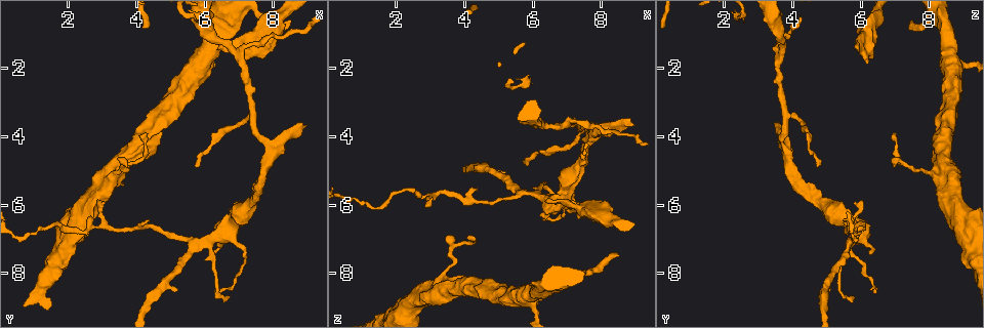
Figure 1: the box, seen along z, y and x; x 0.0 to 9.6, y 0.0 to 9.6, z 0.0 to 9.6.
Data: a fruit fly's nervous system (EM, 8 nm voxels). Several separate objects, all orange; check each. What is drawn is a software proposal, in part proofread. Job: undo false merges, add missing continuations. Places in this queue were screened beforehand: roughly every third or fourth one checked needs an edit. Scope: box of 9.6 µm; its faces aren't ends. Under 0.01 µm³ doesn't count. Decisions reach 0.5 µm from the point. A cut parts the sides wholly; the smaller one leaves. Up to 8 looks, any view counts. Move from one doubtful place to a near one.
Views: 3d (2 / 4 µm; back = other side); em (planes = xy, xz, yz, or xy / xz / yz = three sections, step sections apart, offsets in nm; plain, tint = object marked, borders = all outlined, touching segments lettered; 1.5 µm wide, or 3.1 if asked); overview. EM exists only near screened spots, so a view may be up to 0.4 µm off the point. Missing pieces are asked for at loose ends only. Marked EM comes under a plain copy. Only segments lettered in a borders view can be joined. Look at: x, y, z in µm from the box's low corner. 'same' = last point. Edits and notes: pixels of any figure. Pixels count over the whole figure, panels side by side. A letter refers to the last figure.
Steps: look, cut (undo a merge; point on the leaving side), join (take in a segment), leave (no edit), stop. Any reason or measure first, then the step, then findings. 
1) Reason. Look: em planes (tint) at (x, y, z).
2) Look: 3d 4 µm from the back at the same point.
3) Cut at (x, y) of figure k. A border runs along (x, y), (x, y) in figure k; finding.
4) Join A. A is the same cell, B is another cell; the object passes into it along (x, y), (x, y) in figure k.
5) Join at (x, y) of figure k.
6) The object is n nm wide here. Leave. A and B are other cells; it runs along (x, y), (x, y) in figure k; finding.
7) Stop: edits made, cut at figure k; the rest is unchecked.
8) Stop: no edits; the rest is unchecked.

Look: 3d 4 µm from the back at (6.35, 1.50, 5.90).

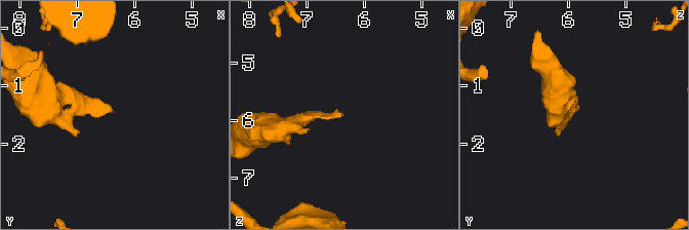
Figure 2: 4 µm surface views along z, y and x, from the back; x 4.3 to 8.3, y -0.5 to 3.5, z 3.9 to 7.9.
Look: em planes (borders) at (6.35, 1.45, 5.95).

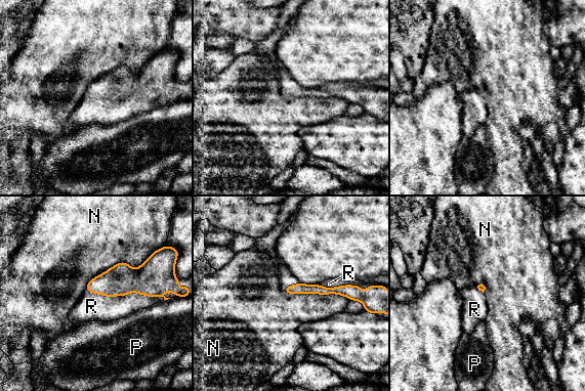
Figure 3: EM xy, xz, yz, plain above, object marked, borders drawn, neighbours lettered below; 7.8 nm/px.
Join R. R is the same cell, N and P are other cells; it goes on there.

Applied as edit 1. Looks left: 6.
Look: overview.

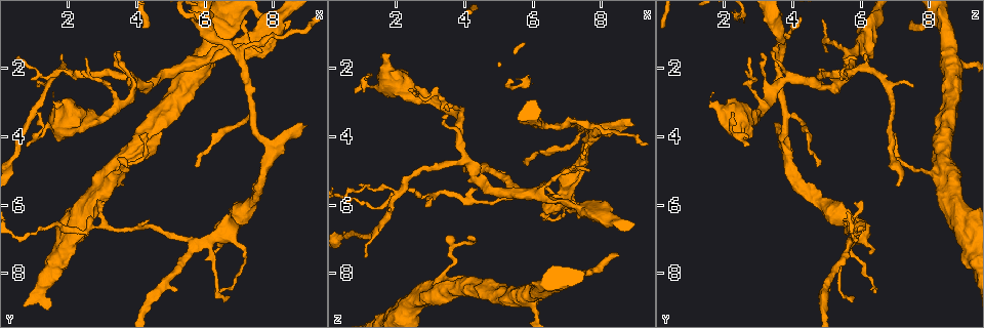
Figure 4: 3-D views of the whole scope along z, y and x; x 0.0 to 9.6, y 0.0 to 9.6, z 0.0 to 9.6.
Look: em planes (borders) at (8.45, 0.65, 7.45).

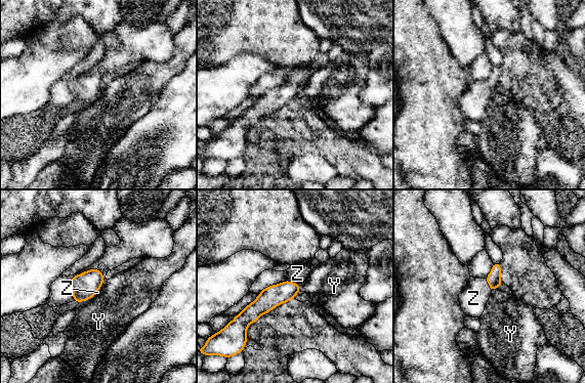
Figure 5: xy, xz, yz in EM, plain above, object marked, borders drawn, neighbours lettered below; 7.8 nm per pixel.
The object is 110 nm wide here; the longest contact is with Y, 130 nm. Join Z. Z is the same cell, Y is another cell; the neuron continues.

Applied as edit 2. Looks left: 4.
Look: overview.

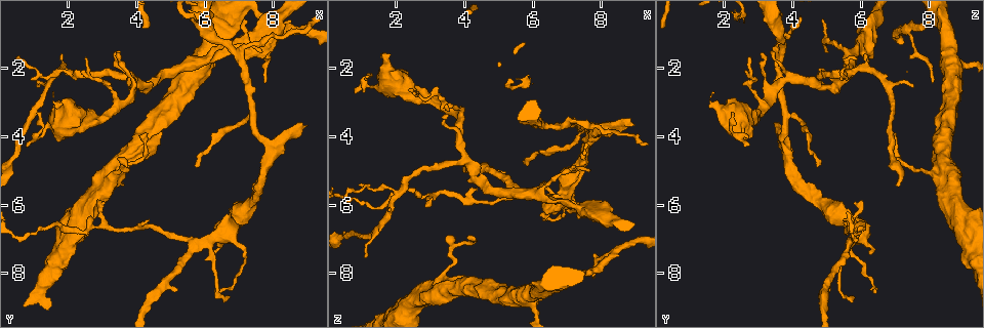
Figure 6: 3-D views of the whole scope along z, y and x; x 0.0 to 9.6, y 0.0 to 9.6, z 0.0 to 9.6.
Calibre changes. Look: 3d 4 µm at (5.95, 1.95, 8.90).

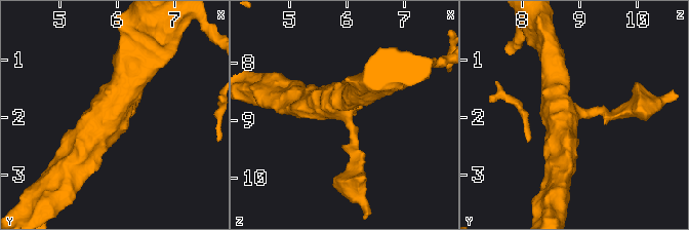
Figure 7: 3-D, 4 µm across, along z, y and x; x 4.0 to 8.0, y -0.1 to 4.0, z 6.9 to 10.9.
3 arms meet here; need the tissue. Look: em planes (borders) at (6.05, 1.85, 8.95).

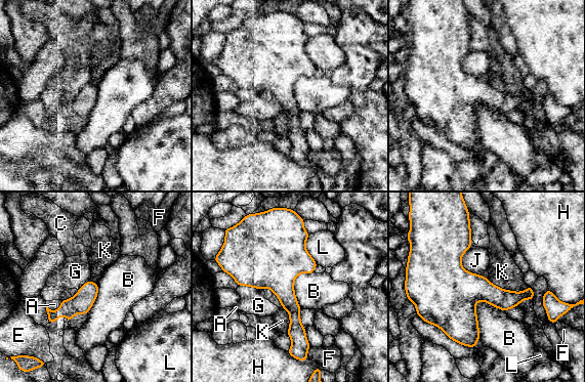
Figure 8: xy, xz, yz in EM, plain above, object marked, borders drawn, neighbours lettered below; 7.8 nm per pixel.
Leave. A, B, C, E, F, G, H, J, K and L are other cells; all the same neuron.

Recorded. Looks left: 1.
Stop: edits made, join at figure 3, join at figure 5; the rest is unchecked.

